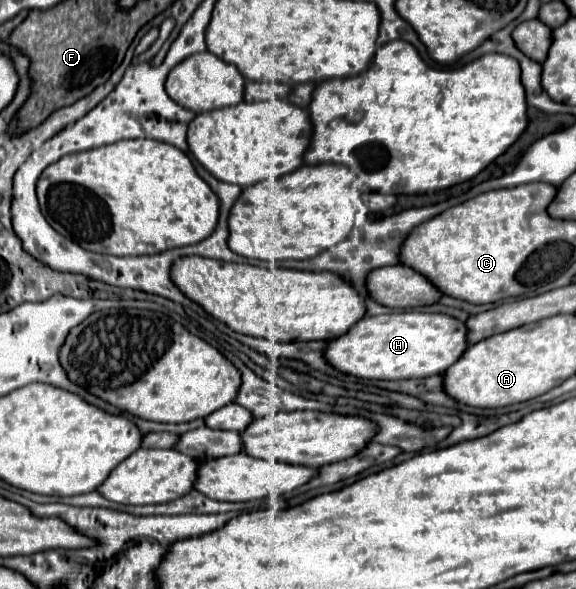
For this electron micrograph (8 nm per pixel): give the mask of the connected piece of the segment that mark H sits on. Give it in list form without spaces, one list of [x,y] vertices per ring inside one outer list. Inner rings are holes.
[[[421,310],[362,317],[348,333],[328,341],[324,359],[338,371],[358,379],[416,379],[442,375],[466,349],[464,323]]]

